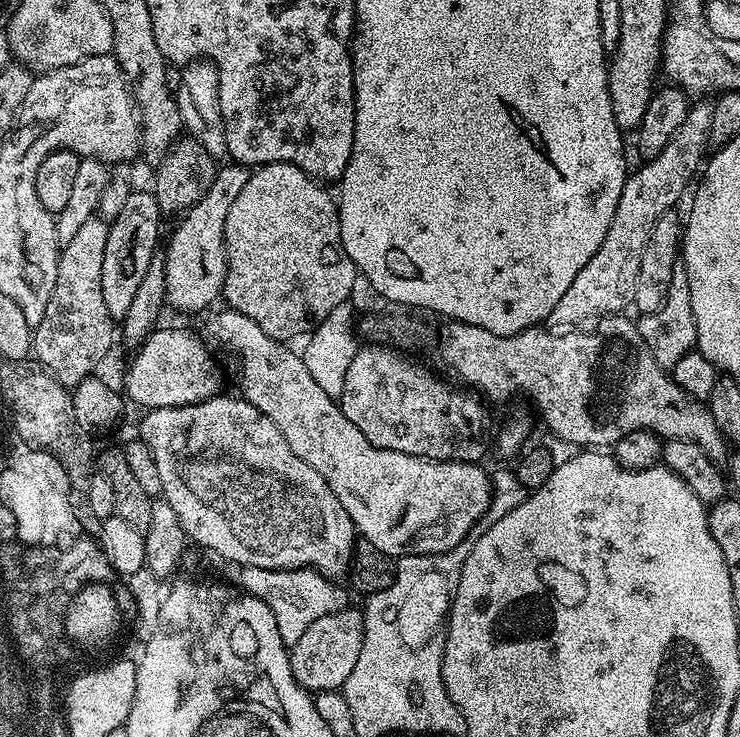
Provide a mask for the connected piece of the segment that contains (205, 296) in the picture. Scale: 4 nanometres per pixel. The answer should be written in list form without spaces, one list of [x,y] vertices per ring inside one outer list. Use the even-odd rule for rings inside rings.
[[[228,162],[225,168],[224,165],[217,167],[210,190],[206,190],[203,198],[179,217],[180,225],[173,230],[168,249],[162,252],[166,278],[164,298],[169,309],[200,312],[203,308],[211,309],[211,304],[221,299],[225,270],[228,269],[228,259],[224,253],[226,214],[230,214],[230,206],[234,198],[238,198],[238,190],[246,186],[249,175],[249,169],[243,164]]]

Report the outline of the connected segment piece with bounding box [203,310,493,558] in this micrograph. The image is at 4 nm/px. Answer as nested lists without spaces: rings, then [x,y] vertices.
[[[231,310],[213,311],[204,324],[203,335],[213,345],[221,344],[236,355],[236,376],[240,379],[239,395],[250,401],[254,407],[278,430],[282,430],[282,438],[290,442],[290,450],[298,454],[334,490],[334,498],[342,502],[342,510],[350,514],[352,524],[357,533],[366,542],[378,546],[387,556],[399,558],[405,554],[425,556],[435,552],[449,552],[463,540],[473,535],[472,527],[483,521],[484,515],[492,501],[492,481],[489,473],[480,469],[481,465],[466,460],[428,460],[425,456],[402,454],[398,450],[382,450],[374,446],[346,414],[342,414],[339,403],[310,378],[304,365],[303,355],[299,351],[291,352],[287,343],[270,338],[258,322],[246,318],[246,314],[238,314]]]

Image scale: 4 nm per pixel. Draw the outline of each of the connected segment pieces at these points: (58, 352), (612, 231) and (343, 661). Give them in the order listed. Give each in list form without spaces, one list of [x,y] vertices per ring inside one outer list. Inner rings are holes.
[[[99,218],[88,220],[78,229],[78,234],[69,244],[63,245],[58,262],[58,282],[54,282],[54,294],[50,294],[50,302],[46,302],[46,314],[42,314],[42,322],[34,329],[32,352],[35,359],[55,380],[72,390],[84,379],[91,377],[96,367],[104,360],[104,355],[112,348],[112,327],[114,321],[106,310],[106,302],[102,302],[102,258],[106,254],[106,238],[108,224]]]
[[[693,103],[688,109],[682,126],[678,126],[678,130],[674,130],[674,138],[670,138],[670,142],[666,142],[666,146],[662,146],[662,150],[657,156],[645,159],[644,165],[637,172],[635,169],[629,175],[628,181],[622,186],[622,198],[618,198],[618,210],[614,210],[614,222],[610,222],[610,226],[606,230],[606,238],[602,238],[602,246],[598,246],[598,254],[594,254],[594,258],[590,258],[590,262],[586,262],[586,266],[582,266],[582,270],[578,270],[578,278],[574,278],[574,282],[570,282],[570,290],[566,290],[566,294],[562,294],[562,298],[558,298],[558,306],[554,306],[554,310],[547,318],[549,325],[580,326],[585,322],[595,321],[601,316],[623,313],[624,307],[632,304],[634,286],[638,282],[638,266],[642,266],[642,250],[646,250],[650,230],[654,230],[654,222],[658,222],[658,218],[662,218],[662,214],[673,211],[677,207],[676,203],[683,198],[684,191],[686,191],[686,196],[690,185],[697,179],[702,168],[702,161],[706,156],[704,150],[707,147],[709,149],[710,146],[708,135],[713,118],[714,110],[711,103]]]
[[[341,606],[326,614],[302,630],[298,642],[288,649],[290,670],[294,678],[307,692],[317,694],[324,691],[343,689],[354,662],[358,662],[358,650],[362,650],[364,637],[364,613],[359,607]]]

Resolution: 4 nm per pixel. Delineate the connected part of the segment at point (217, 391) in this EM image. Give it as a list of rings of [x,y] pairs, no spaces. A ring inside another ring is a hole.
[[[157,327],[135,349],[136,357],[124,376],[127,399],[141,404],[141,409],[151,410],[166,406],[186,406],[221,395],[220,372],[208,353],[209,345],[199,335],[184,328]]]

